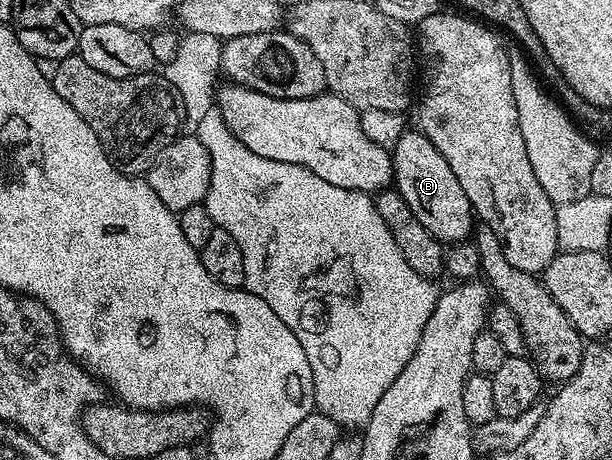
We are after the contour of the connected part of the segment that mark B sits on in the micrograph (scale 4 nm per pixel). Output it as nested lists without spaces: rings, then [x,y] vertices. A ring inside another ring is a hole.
[[[409,128],[392,143],[393,182],[395,189],[407,200],[411,212],[419,219],[419,224],[427,228],[442,244],[466,241],[474,233],[475,215],[473,206],[467,200],[467,192],[455,180],[451,164],[443,160],[443,152],[431,144],[426,134],[420,129]]]

